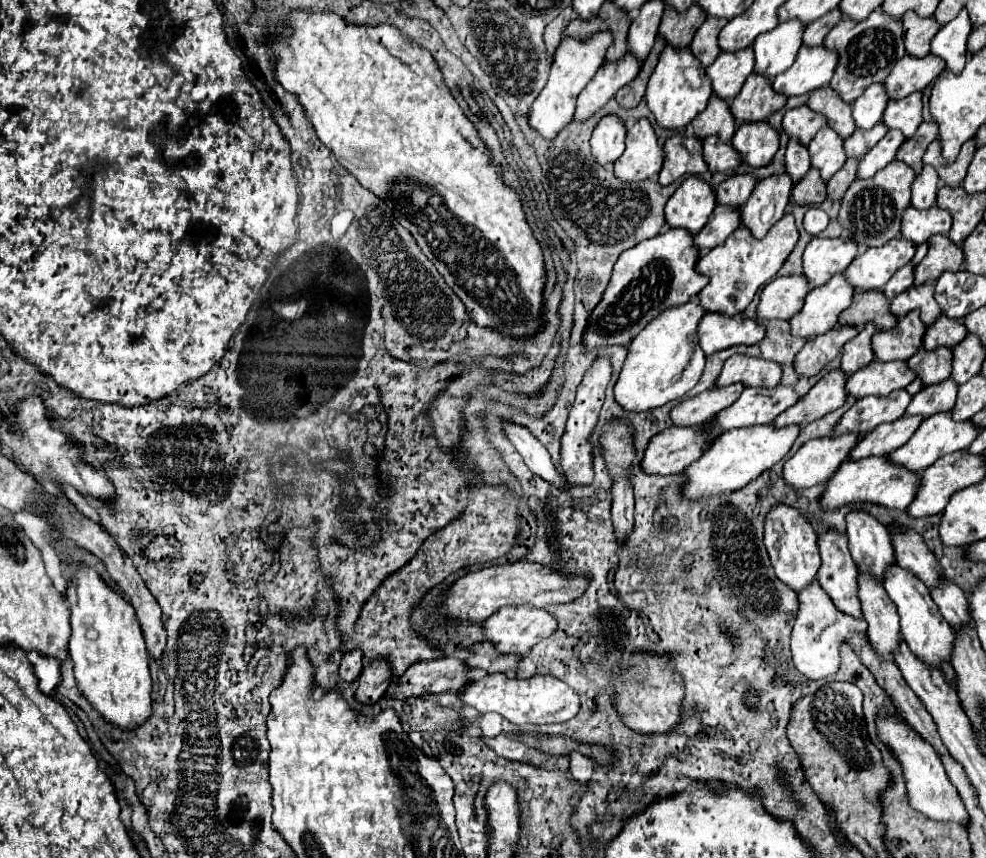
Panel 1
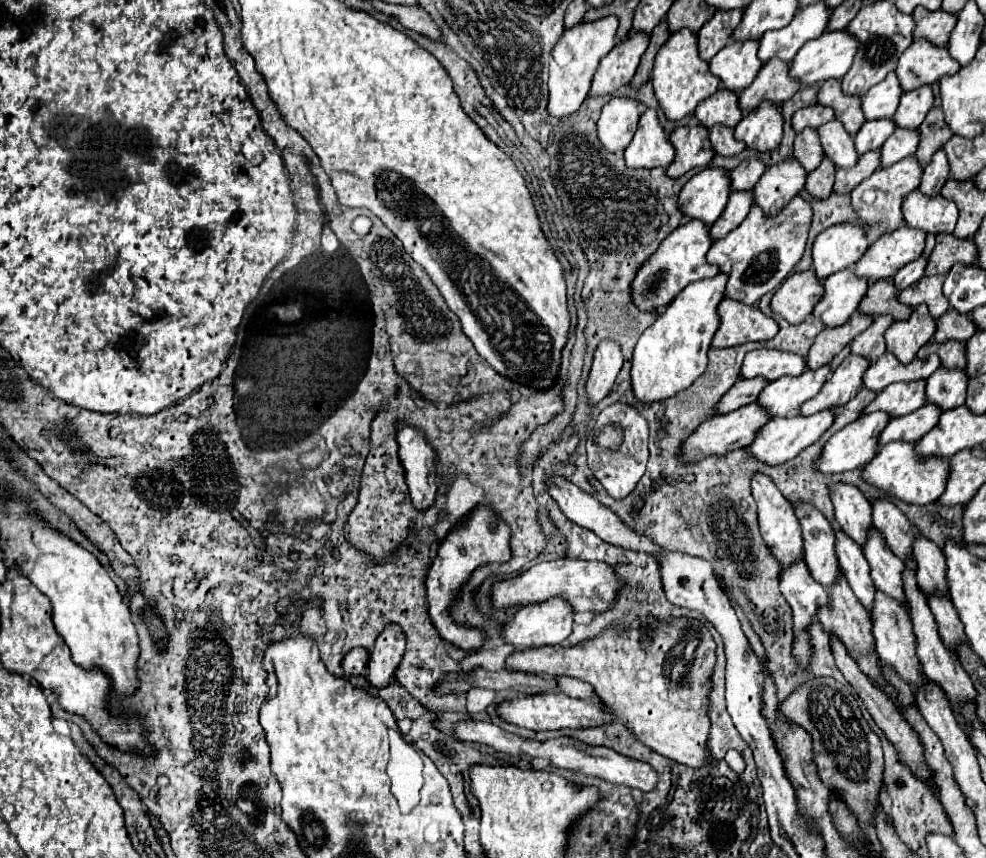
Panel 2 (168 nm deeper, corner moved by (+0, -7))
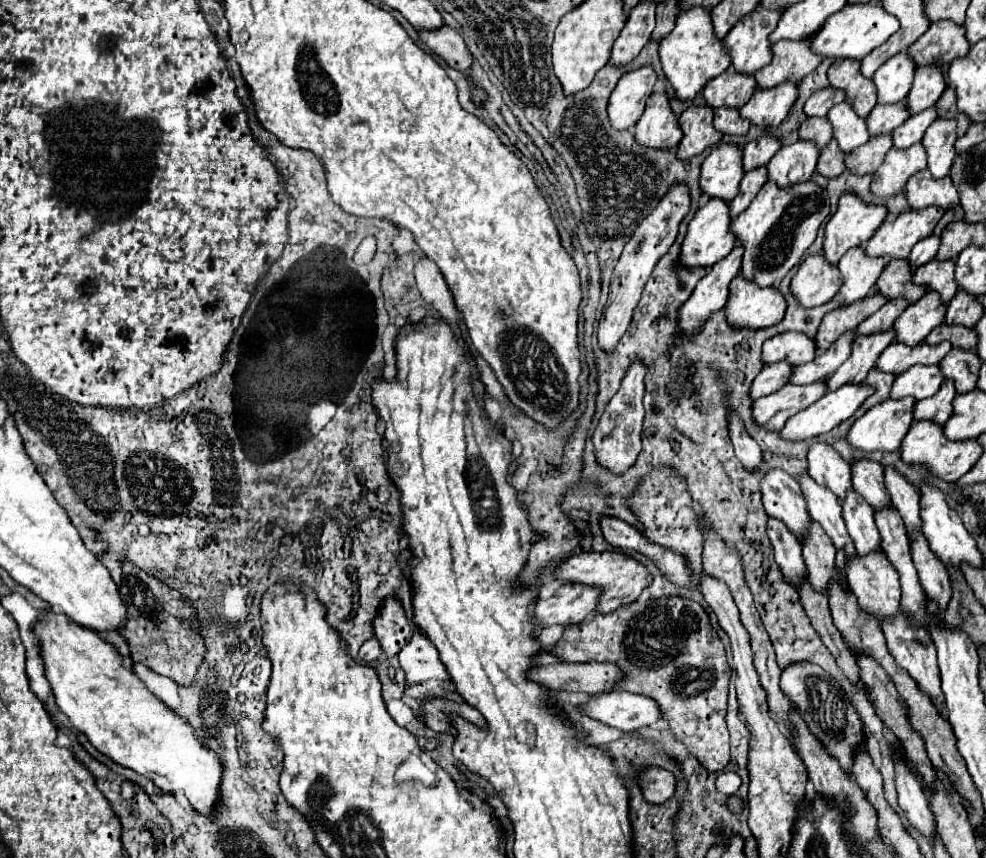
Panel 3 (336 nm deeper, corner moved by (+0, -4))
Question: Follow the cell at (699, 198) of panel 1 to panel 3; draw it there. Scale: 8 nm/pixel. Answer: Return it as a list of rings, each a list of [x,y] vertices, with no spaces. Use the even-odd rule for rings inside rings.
[[[720,143],[702,163],[700,187],[710,197],[732,201],[742,181],[742,149],[738,145]]]

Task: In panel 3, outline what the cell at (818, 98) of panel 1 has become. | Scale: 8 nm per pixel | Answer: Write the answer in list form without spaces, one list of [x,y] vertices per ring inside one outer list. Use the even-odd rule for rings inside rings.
[[[836,59],[828,69],[828,79],[832,87],[846,91],[848,103],[854,107],[854,111],[858,111],[858,115],[866,117],[874,109],[878,101],[876,87],[872,79],[866,79],[860,73],[860,61]]]

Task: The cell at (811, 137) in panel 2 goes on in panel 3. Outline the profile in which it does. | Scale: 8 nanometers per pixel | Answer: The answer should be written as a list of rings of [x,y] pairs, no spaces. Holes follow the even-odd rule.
[[[814,117],[814,119],[806,119],[800,125],[800,137],[814,141],[820,147],[826,147],[826,143],[830,143],[832,139],[832,125],[826,117]]]

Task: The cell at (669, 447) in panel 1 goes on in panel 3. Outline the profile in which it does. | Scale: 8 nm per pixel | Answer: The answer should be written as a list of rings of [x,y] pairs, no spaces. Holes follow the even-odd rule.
[[[826,379],[810,385],[784,385],[780,391],[754,401],[754,419],[768,431],[780,431],[798,411],[810,407],[828,393]]]

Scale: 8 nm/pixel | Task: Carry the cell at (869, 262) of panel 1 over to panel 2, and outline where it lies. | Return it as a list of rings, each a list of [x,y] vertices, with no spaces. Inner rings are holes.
[[[900,226],[894,234],[882,234],[856,262],[854,274],[872,282],[892,278],[902,266],[918,260],[924,250],[922,230]]]

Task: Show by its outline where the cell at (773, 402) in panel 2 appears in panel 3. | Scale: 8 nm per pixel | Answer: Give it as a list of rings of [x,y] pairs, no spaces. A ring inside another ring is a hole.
[[[846,331],[824,353],[818,353],[814,361],[810,361],[806,365],[800,365],[800,367],[794,367],[790,383],[808,385],[808,383],[814,383],[814,381],[818,381],[822,377],[832,375],[846,361],[846,357],[850,355],[854,337],[856,337],[856,331]]]

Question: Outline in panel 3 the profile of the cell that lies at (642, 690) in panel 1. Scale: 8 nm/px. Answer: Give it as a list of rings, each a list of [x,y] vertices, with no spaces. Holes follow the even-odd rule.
[[[642,599],[622,605],[608,615],[596,613],[590,623],[568,625],[554,647],[554,655],[560,661],[612,661],[626,673],[620,687],[652,697],[660,705],[670,731],[686,743],[690,753],[694,753],[708,771],[720,773],[730,763],[730,735],[726,727],[730,667],[708,613],[694,599]],[[688,669],[704,669],[704,673],[688,673],[686,693],[678,693],[676,687],[684,675],[680,671]]]

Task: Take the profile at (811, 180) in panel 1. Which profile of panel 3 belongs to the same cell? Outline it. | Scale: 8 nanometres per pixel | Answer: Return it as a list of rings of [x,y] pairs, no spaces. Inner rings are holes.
[[[832,139],[832,141],[822,149],[816,171],[818,171],[820,175],[824,175],[824,177],[838,177],[844,169],[846,169],[846,165],[844,165],[844,153],[840,151],[838,143]],[[840,159],[842,159],[842,169],[840,169]]]

